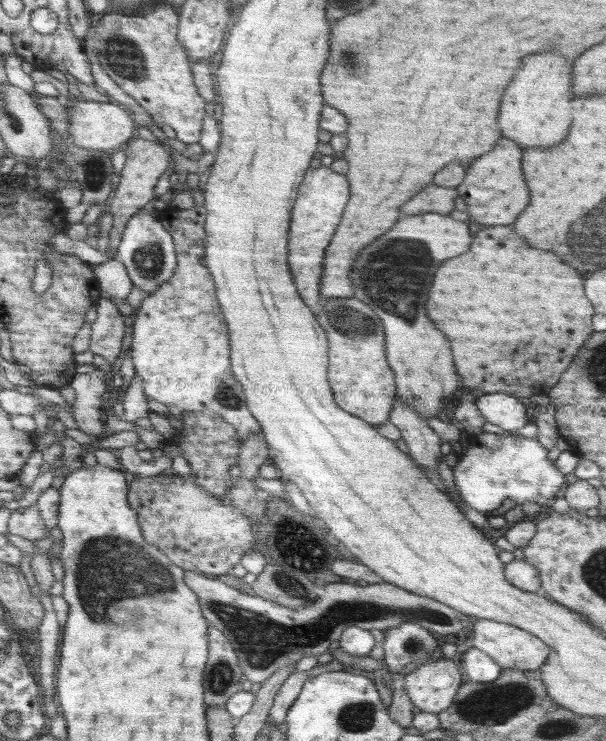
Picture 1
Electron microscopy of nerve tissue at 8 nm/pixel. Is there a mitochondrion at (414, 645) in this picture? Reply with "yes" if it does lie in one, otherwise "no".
yes

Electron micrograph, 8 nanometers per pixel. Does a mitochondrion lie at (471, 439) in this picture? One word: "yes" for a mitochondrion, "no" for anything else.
no

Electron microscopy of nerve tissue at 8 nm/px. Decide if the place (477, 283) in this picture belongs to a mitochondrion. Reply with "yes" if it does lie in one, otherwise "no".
no

